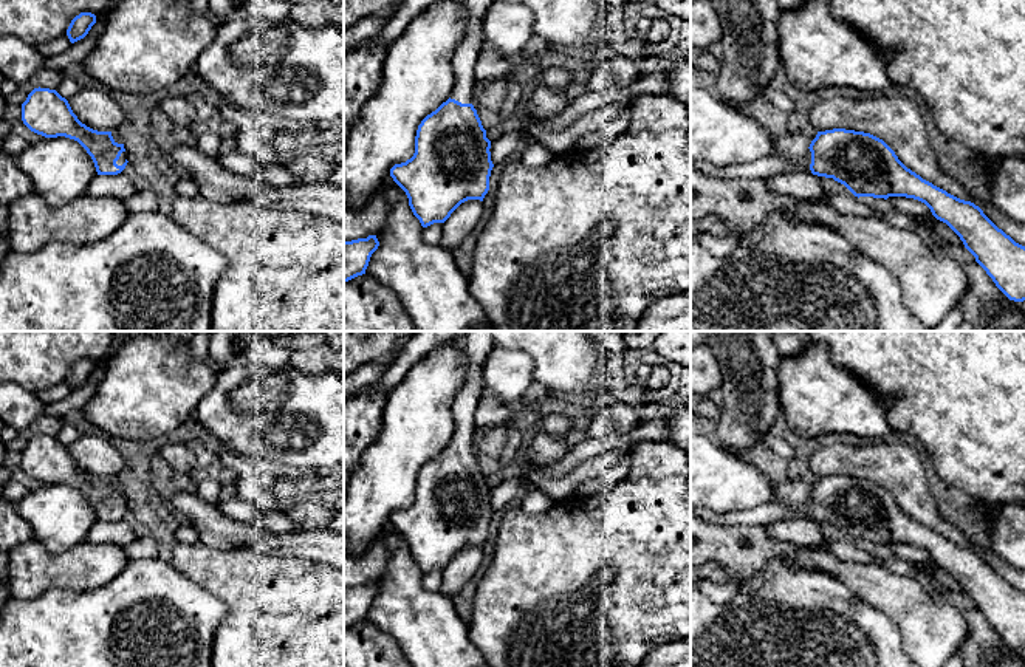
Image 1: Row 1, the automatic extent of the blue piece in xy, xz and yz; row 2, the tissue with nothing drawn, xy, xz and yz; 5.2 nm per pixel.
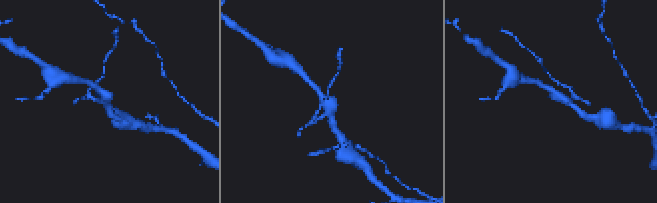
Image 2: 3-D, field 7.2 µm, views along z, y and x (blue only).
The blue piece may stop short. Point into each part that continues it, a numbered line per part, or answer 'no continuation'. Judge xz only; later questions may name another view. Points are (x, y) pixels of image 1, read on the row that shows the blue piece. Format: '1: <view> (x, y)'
1: xz (468, 50)

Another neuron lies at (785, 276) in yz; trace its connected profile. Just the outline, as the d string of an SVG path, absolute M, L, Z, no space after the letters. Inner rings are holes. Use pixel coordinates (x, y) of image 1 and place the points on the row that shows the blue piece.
M783 210L771 212L729 255L718 257L691 243L691 331L931 331L904 305L901 283L881 263L859 252L850 240L824 224L796 223Z

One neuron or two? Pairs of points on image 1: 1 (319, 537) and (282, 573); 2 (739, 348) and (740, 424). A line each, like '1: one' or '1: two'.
1: two
2: one

